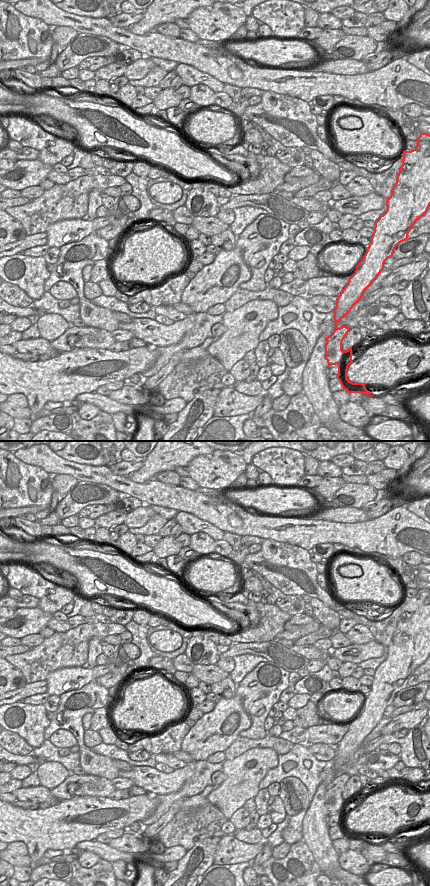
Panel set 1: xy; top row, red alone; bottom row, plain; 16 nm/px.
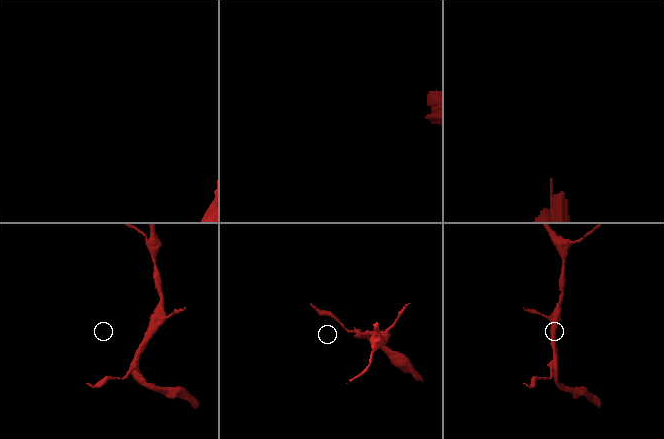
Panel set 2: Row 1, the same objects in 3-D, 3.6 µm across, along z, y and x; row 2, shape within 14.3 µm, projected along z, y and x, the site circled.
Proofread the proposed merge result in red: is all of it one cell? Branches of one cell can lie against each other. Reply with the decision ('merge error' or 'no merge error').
merge error

